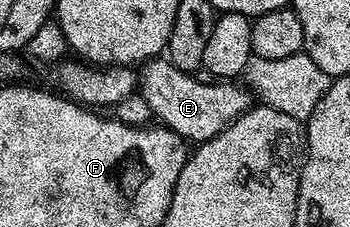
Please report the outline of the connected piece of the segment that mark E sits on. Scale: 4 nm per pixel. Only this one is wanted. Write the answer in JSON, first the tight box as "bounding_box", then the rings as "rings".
{"bounding_box":[137,56,252,144],"rings":[[[162,56],[141,63],[137,78],[137,93],[148,100],[148,108],[152,108],[154,118],[190,144],[217,138],[225,126],[232,125],[252,105],[251,91],[245,85],[237,86],[239,83],[234,80],[201,82],[198,76],[176,68]]]}

